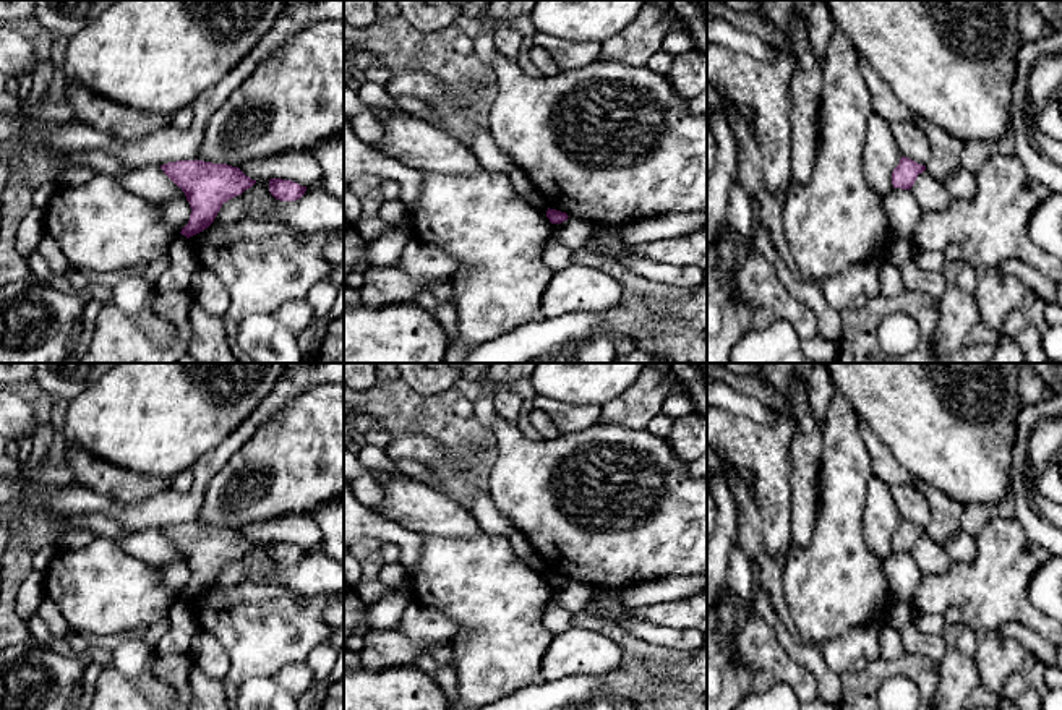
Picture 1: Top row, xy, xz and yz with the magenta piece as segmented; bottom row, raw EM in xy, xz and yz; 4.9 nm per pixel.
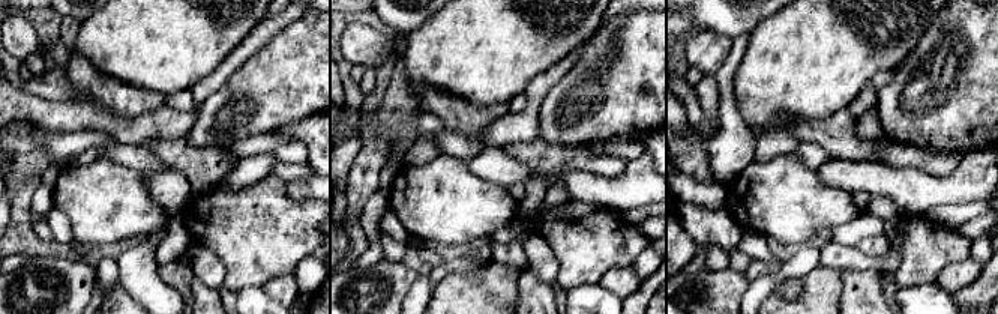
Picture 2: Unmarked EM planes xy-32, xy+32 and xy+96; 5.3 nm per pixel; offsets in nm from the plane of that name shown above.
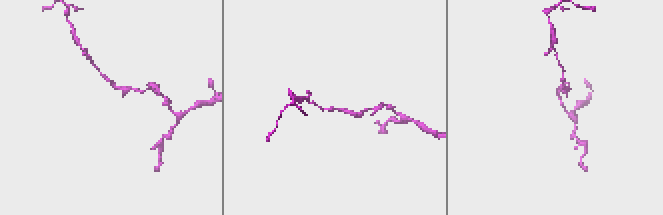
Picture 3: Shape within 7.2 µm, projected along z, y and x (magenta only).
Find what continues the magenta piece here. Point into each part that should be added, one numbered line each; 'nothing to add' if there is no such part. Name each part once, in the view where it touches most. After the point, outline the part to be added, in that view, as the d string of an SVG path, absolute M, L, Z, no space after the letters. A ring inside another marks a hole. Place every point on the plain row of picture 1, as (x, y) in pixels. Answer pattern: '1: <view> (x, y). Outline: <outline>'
nothing to add

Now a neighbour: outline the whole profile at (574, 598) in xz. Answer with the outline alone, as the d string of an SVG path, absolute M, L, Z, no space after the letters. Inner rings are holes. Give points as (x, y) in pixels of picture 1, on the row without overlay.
M569 579L567 587L556 592L556 603L571 614L580 613L585 609L593 593L595 587L592 584Z

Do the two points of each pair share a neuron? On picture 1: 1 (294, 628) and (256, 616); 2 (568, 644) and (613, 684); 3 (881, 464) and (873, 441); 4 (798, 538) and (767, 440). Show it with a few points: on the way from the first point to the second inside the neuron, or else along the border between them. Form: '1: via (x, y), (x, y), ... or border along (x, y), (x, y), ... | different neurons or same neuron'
1: via (284, 626), (266, 626) | same neuron
2: border along (618, 665), (602, 673), (578, 673), (563, 678) | different neurons
3: via (881, 459), (874, 446) | same neuron
4: border along (792, 477), (790, 543) | different neurons

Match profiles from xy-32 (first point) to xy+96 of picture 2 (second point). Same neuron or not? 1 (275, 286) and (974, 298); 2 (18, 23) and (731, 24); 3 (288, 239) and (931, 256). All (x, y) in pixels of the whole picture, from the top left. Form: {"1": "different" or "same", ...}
{"1": "different", "2": "different", "3": "same"}

